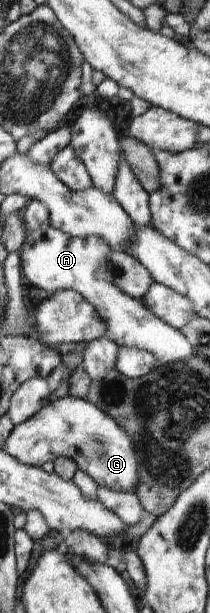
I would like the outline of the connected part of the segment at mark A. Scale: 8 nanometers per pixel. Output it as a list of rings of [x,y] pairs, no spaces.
[[[31,200],[21,211],[21,217],[26,237],[19,253],[22,271],[29,283],[50,295],[61,290],[81,293],[98,309],[99,315],[107,323],[107,335],[111,333],[112,340],[120,347],[151,351],[155,359],[165,365],[173,361],[187,361],[194,355],[194,349],[183,331],[174,329],[165,320],[159,319],[143,300],[127,295],[113,280],[98,277],[99,271],[102,271],[114,253],[107,239],[97,235],[91,238],[66,235],[50,224],[50,209],[38,200]]]

